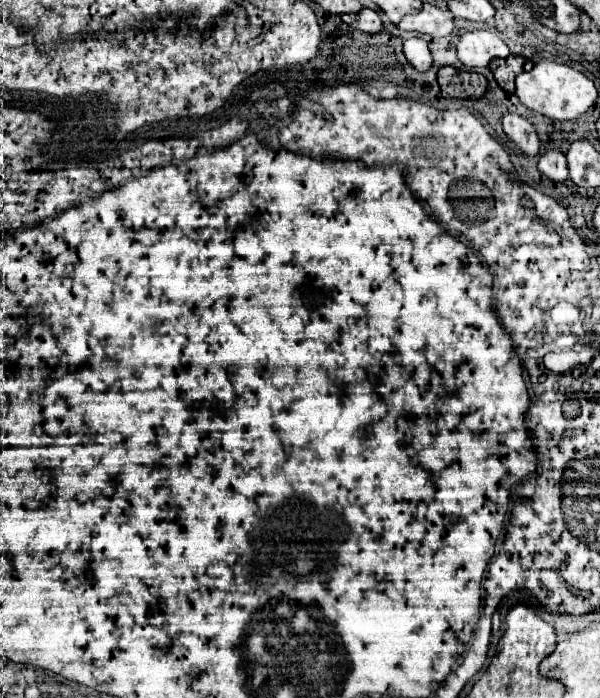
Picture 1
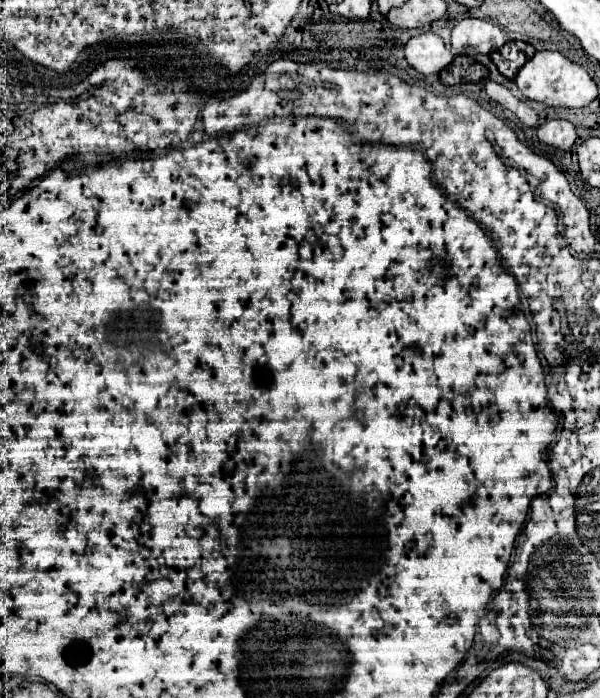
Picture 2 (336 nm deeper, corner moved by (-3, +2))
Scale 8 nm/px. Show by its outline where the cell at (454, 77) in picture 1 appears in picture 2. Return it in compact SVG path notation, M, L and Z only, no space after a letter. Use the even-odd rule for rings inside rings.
M457 56L443 72L439 72L439 80L445 86L455 86L459 82L471 82L477 84L487 78L487 68L479 62L475 62L469 56Z

